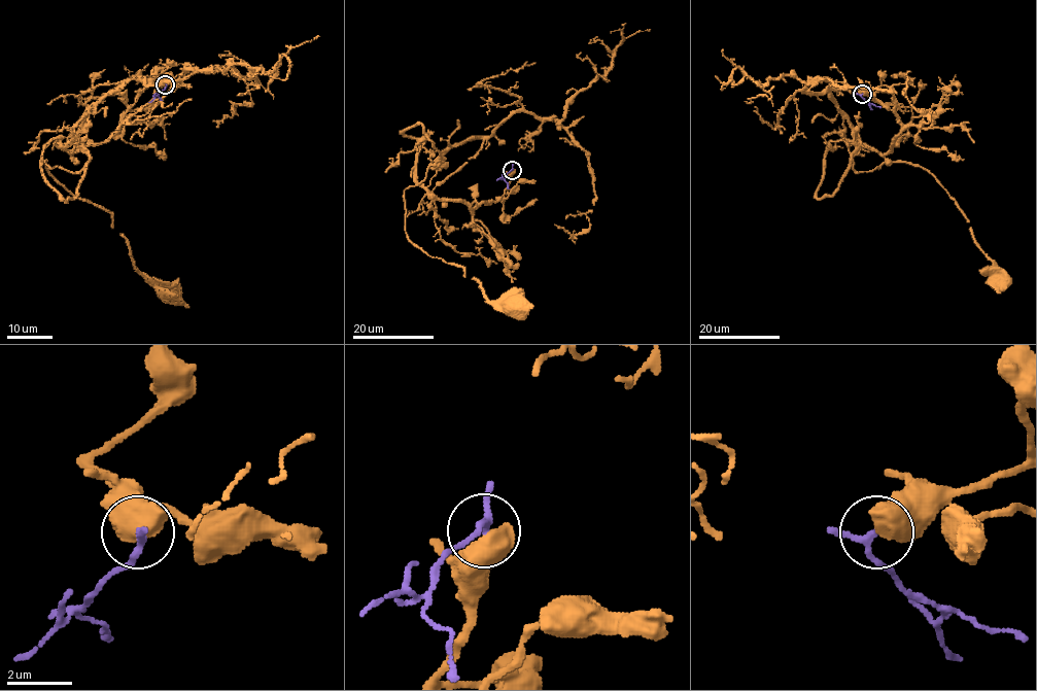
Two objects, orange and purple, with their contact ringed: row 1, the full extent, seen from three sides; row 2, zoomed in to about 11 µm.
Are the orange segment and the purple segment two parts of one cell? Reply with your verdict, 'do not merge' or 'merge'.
do not merge

